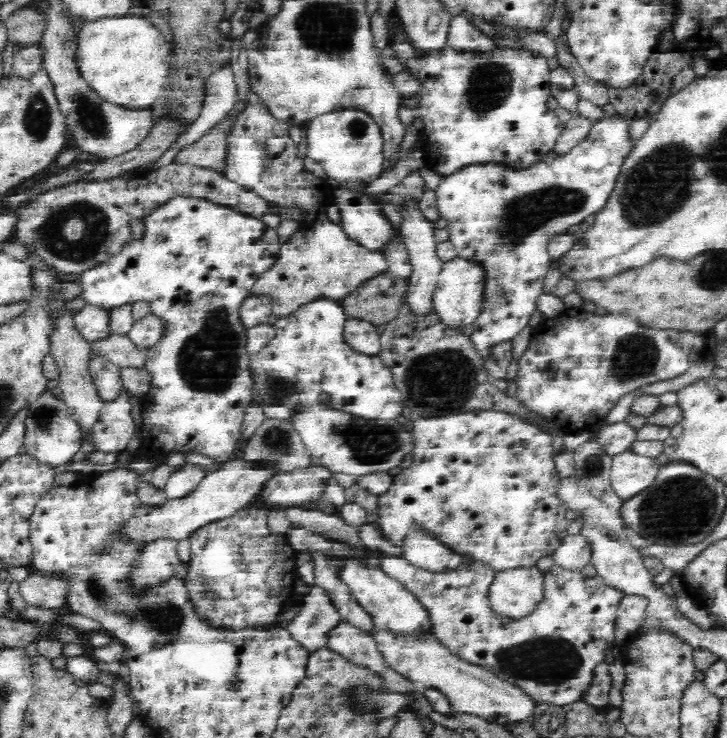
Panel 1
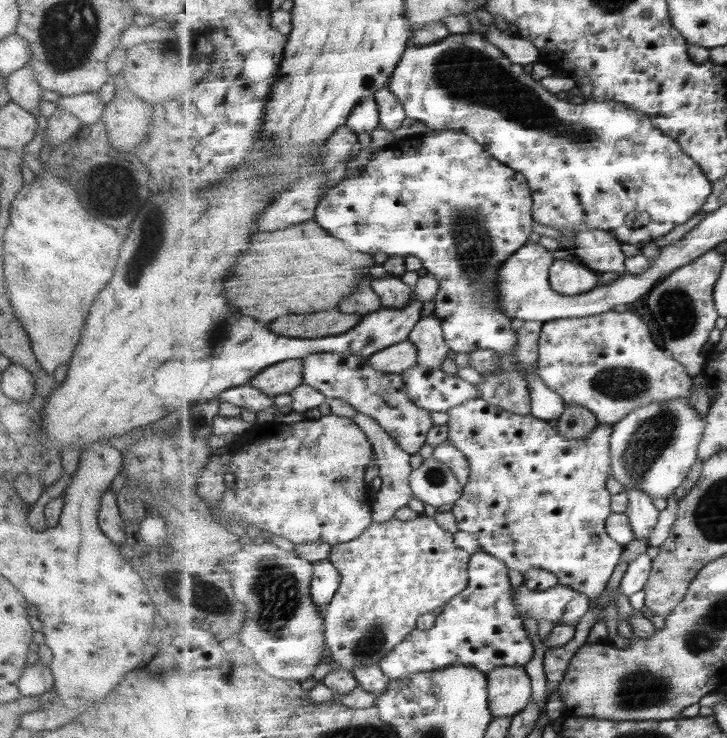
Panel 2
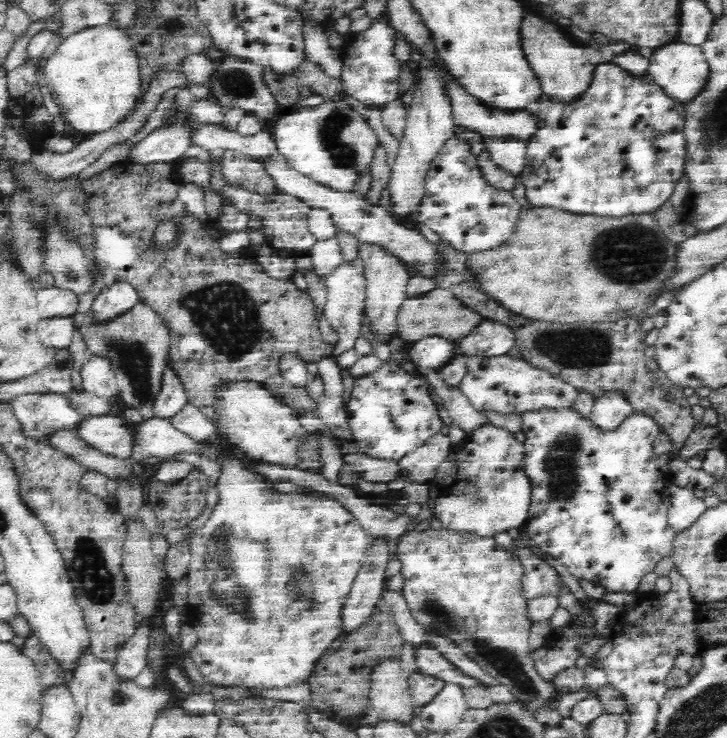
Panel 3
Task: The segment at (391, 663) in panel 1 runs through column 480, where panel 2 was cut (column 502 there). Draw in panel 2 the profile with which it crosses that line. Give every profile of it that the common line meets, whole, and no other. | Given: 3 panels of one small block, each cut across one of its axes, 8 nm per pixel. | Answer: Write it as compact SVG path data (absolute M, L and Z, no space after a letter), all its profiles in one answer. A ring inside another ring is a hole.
M501 666L489 673L488 689L494 718L516 716L532 704L531 678L518 666Z

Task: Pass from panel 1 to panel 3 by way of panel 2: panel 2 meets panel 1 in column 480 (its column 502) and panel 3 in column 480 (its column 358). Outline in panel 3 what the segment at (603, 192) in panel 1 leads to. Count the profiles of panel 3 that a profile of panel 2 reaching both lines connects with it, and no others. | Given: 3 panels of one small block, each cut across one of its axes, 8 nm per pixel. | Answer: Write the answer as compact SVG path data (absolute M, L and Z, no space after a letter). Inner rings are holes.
M453 135L432 159L424 181L424 196L414 218L456 249L471 253L490 250L508 240L521 213L511 191L492 187L484 179L466 139Z

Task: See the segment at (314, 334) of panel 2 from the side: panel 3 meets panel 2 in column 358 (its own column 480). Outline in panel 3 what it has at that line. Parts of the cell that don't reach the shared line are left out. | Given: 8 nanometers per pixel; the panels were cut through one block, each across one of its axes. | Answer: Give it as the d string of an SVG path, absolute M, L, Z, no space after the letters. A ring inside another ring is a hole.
M438 288L420 297L406 298L397 317L398 340L407 346L429 337L444 338L450 343L457 343L478 329L484 319L481 314L464 307L450 291Z

